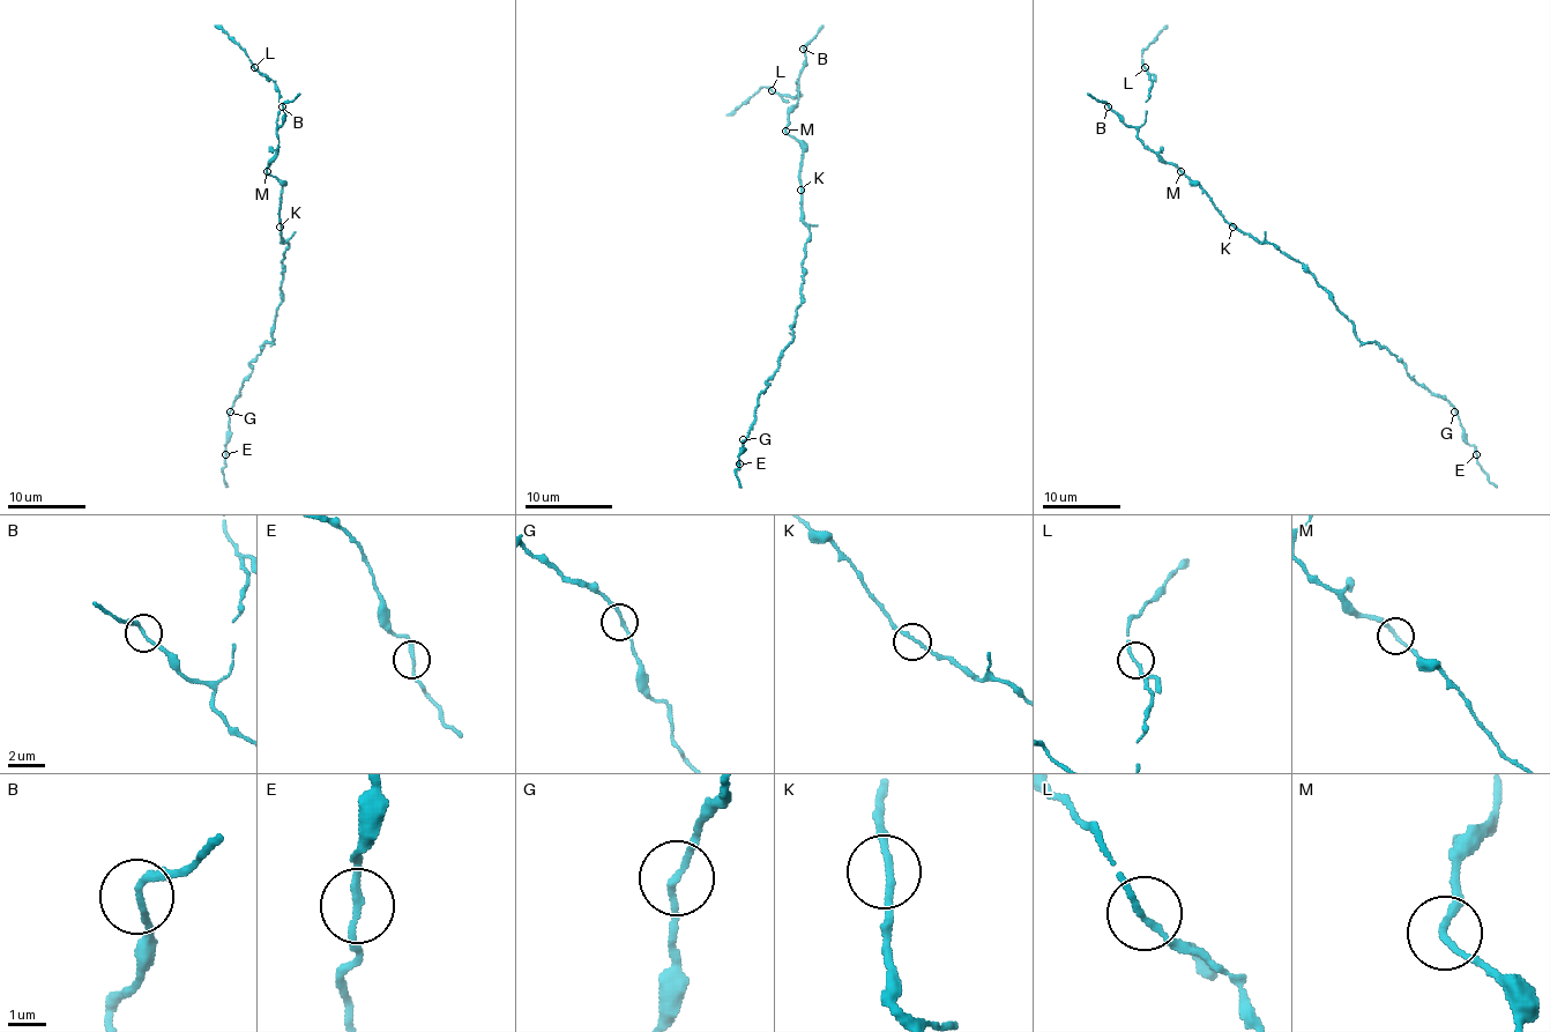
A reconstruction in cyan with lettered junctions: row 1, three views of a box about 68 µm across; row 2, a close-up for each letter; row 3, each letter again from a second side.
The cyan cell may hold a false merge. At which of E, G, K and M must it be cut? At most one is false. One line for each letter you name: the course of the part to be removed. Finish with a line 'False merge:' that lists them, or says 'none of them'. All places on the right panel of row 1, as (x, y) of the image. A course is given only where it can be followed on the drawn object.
False merge: none of them

